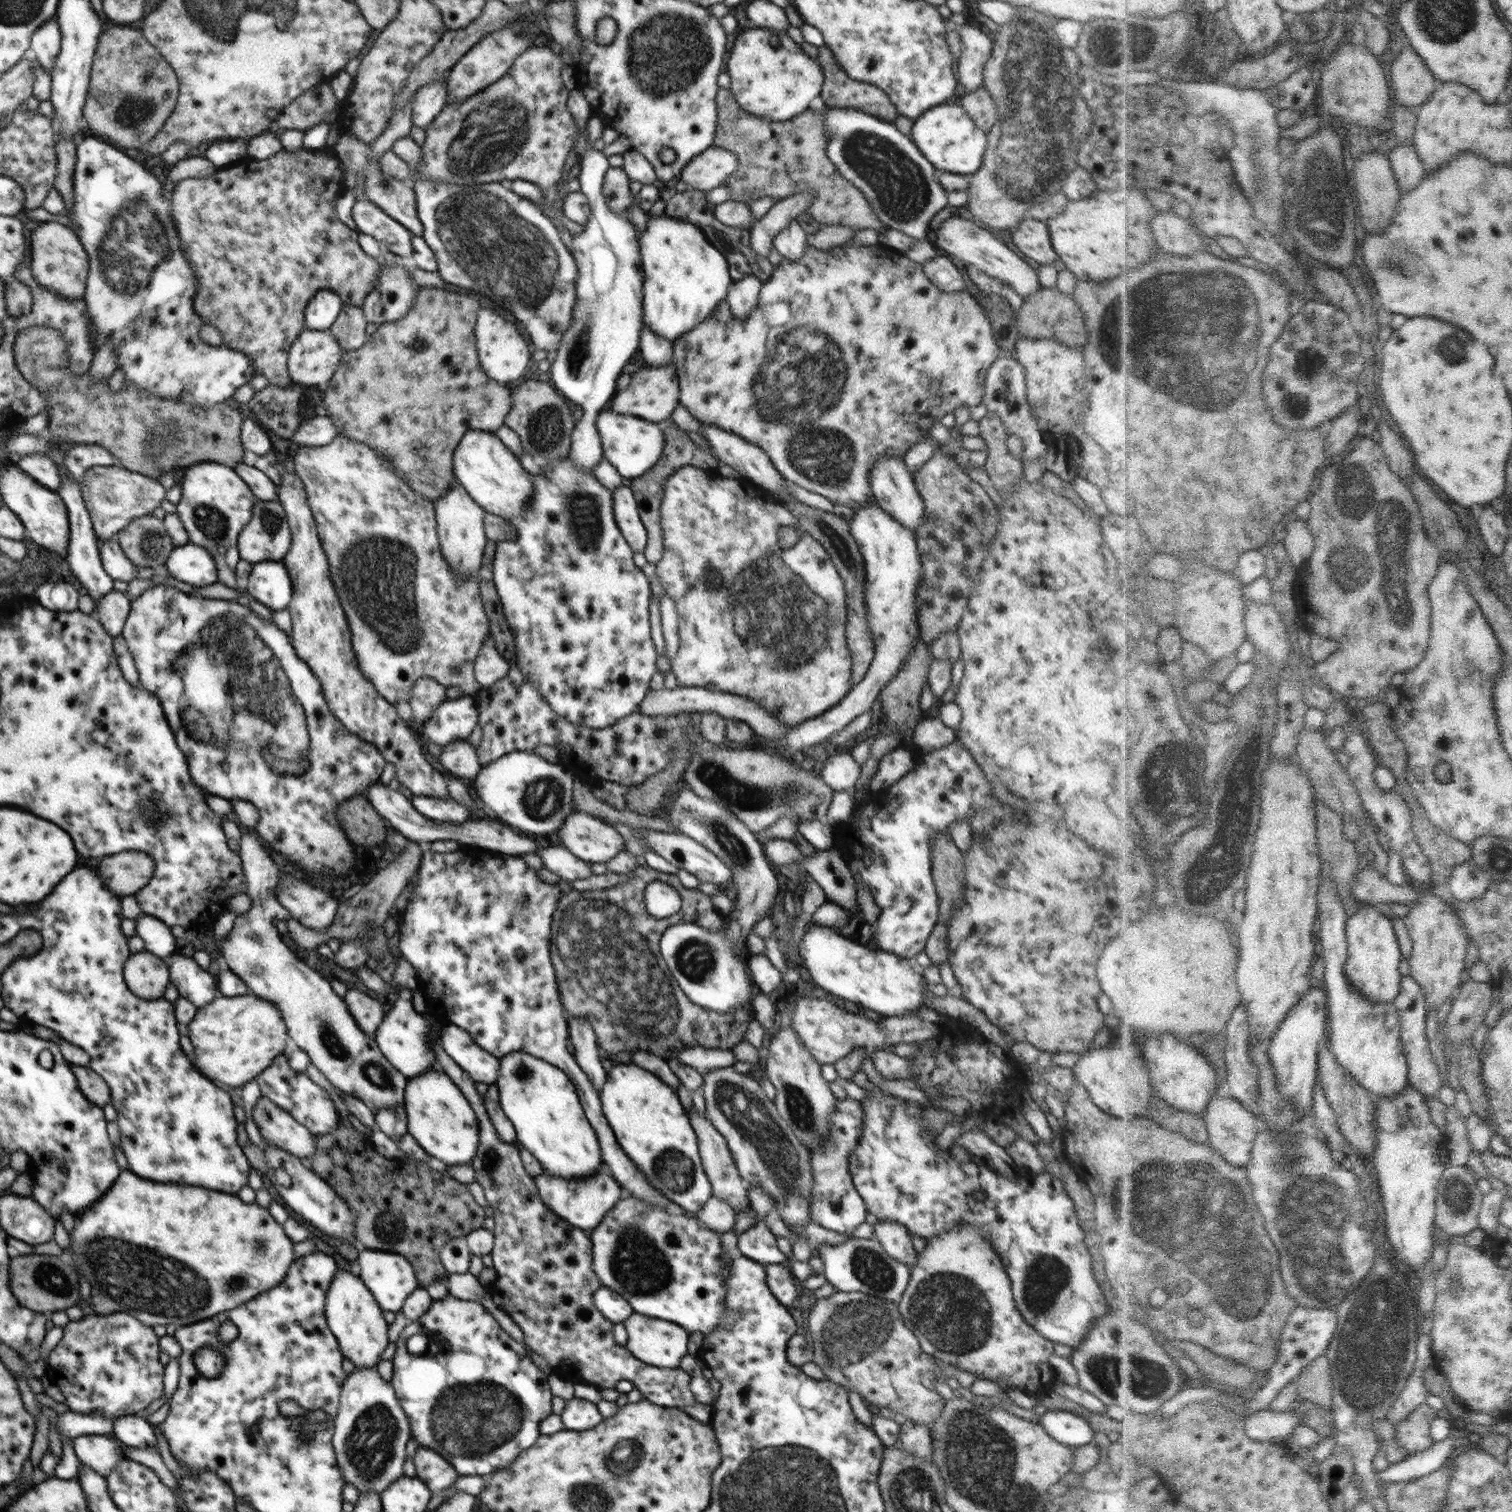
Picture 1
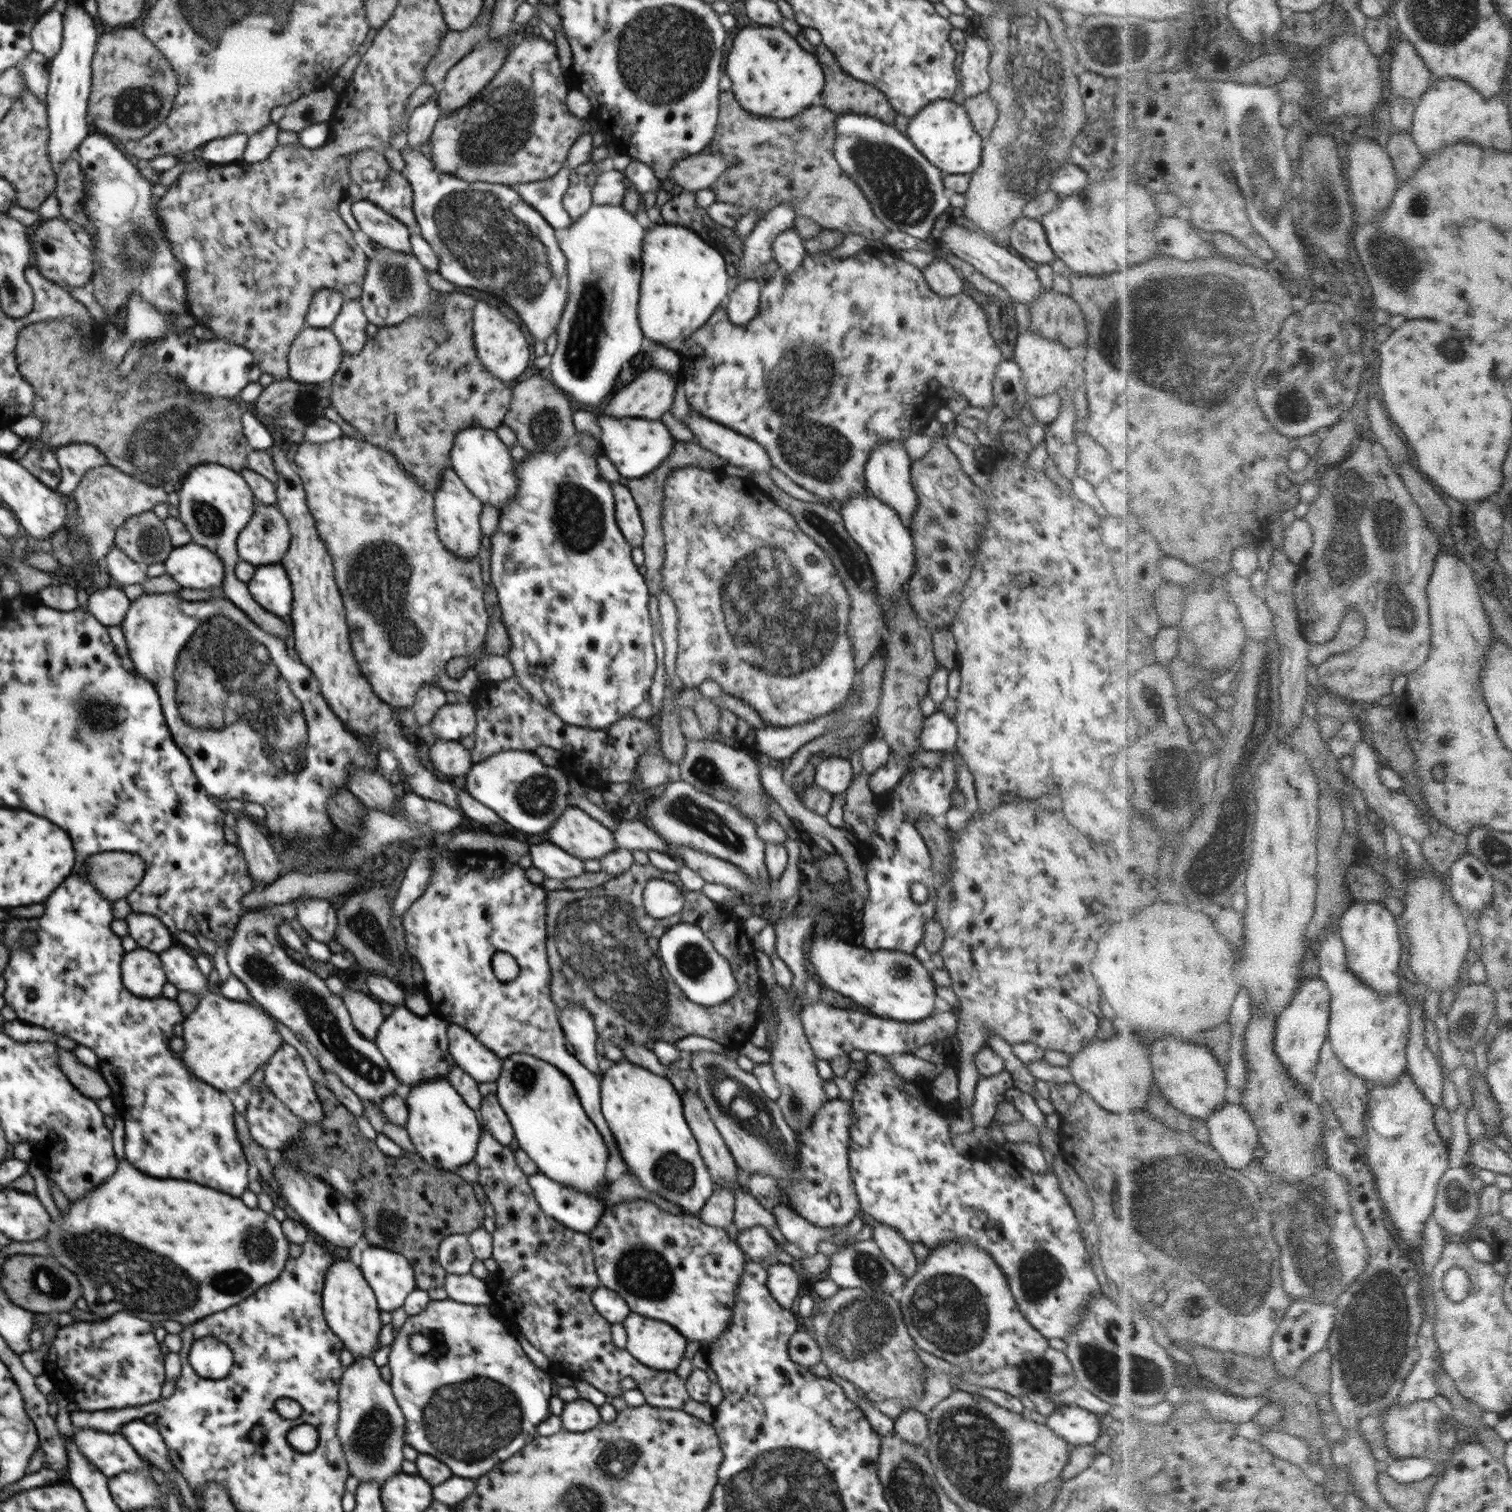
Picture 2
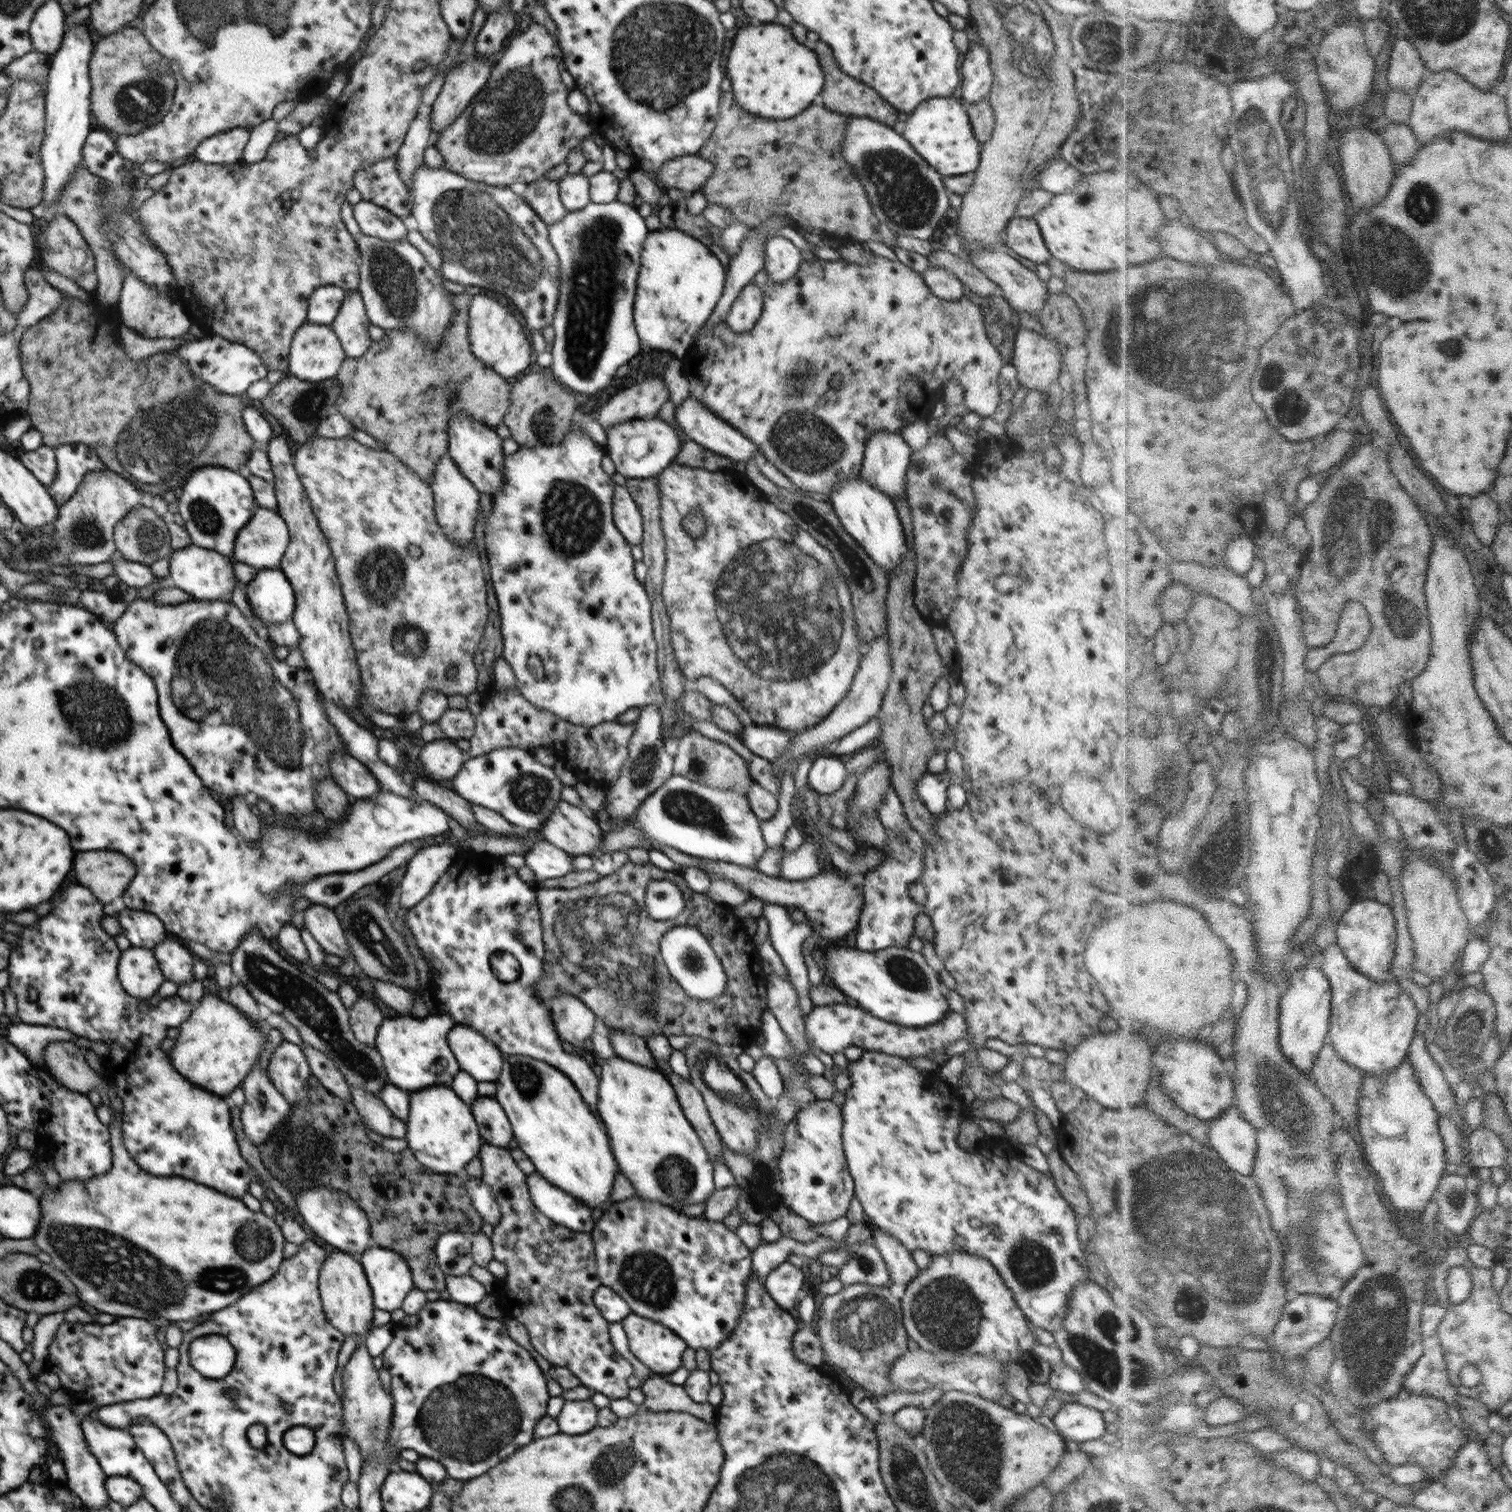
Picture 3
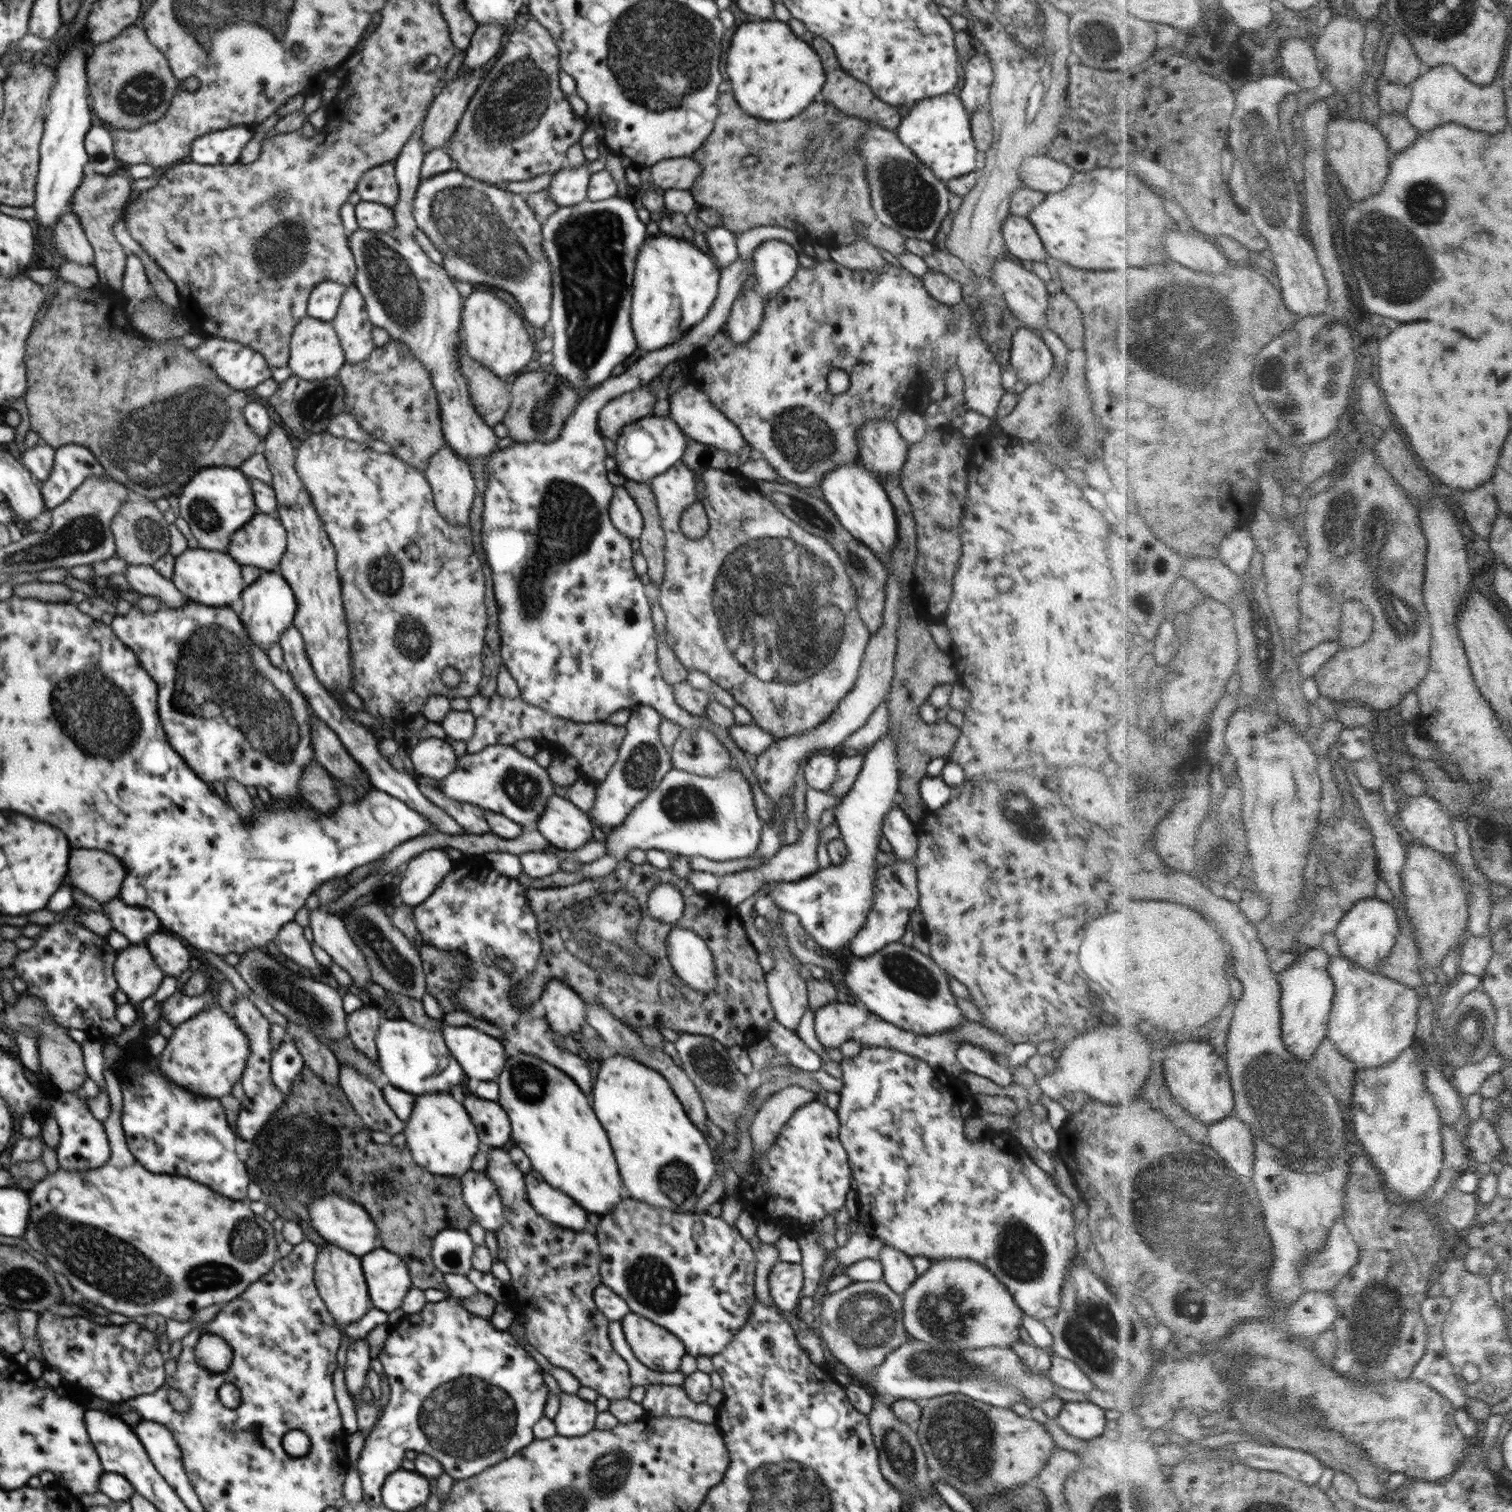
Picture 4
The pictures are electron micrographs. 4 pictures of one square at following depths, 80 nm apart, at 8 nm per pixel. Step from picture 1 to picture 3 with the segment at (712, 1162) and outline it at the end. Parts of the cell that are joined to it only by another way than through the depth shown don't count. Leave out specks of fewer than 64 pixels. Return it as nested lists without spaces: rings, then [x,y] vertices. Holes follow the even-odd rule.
[[[655,1058],[655,1063],[657,1064],[657,1069],[671,1082],[684,1116],[700,1137],[705,1151],[709,1154],[709,1159],[714,1160],[715,1158],[719,1158],[720,1160],[724,1160],[722,1156],[723,1142],[720,1136],[718,1136],[719,1132],[717,1128],[713,1125],[701,1092],[691,1081],[681,1078],[672,1070],[670,1073],[665,1072],[662,1069],[664,1060],[657,1060]]]

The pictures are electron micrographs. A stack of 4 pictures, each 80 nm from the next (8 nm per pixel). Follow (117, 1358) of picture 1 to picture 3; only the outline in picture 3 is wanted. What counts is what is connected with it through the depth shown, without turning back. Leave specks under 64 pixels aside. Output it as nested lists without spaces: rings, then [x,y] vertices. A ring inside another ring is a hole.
[[[131,1316],[109,1324],[64,1321],[48,1348],[43,1370],[59,1377],[59,1387],[84,1393],[87,1403],[98,1407],[160,1396],[166,1366],[157,1332],[148,1319]]]

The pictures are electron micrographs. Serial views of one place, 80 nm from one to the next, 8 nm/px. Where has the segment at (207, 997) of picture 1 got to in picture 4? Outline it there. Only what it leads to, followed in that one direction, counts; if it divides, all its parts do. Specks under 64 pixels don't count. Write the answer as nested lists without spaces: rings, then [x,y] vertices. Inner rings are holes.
[[[160,932],[148,937],[144,944],[165,975],[179,978],[190,966],[190,952],[181,940]]]

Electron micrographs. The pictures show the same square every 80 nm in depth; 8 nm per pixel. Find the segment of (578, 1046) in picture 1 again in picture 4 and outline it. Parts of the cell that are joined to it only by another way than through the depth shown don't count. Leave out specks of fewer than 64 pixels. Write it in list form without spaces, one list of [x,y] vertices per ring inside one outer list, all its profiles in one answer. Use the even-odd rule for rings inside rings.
[[[549,980],[544,987],[543,993],[539,998],[545,1008],[545,1019],[553,1032],[558,1032],[562,1036],[568,1036],[582,1030],[582,1025],[587,1023],[586,1003],[580,998],[580,995],[565,982],[560,980]]]

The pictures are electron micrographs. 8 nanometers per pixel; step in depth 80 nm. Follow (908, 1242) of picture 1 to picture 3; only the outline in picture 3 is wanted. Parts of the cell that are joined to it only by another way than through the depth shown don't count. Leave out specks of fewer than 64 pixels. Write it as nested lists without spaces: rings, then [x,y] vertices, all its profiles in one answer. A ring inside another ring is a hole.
[[[874,1228],[872,1238],[890,1270],[891,1284],[908,1286],[920,1272],[914,1263],[912,1253],[900,1244],[897,1238],[878,1228]]]

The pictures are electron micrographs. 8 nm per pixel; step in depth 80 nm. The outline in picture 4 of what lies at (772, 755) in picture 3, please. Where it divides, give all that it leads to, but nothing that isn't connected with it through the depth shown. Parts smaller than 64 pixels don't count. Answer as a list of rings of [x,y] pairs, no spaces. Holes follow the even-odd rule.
[[[754,722],[750,725],[735,723],[729,726],[728,733],[749,757],[766,752],[777,741],[776,737],[773,737],[767,730],[761,729]]]

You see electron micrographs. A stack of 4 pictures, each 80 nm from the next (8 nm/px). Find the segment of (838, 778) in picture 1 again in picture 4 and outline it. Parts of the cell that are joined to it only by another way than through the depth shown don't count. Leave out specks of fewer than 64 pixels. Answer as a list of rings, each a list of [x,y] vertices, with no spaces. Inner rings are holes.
[[[816,752],[803,763],[804,776],[811,795],[830,790],[837,777],[837,762],[830,755]]]

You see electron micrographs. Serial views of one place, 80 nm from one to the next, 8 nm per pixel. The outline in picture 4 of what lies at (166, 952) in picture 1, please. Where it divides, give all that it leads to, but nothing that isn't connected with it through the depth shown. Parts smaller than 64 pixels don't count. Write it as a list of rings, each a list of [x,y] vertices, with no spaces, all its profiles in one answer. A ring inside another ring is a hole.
[[[119,897],[102,902],[102,905],[113,930],[124,934],[132,945],[144,945],[150,935],[161,932],[158,917],[148,908],[130,906]]]

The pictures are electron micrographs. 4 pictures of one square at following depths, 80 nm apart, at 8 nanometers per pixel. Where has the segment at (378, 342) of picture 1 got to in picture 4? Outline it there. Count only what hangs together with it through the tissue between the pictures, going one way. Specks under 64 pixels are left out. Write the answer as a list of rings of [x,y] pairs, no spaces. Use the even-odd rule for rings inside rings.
[[[390,339],[385,346],[376,347],[366,360],[354,364],[344,363],[338,376],[346,390],[347,412],[373,438],[390,445],[391,453],[399,460],[424,472],[428,466],[428,459],[447,445],[441,427],[438,393],[432,386],[430,373],[424,368],[423,362],[417,361],[417,358],[410,354],[408,346],[404,346],[402,342]],[[463,343],[458,348],[457,362],[468,381],[468,391],[476,412],[488,426],[502,423],[511,405],[511,394],[506,390],[505,380],[492,375],[480,362],[468,356]]]

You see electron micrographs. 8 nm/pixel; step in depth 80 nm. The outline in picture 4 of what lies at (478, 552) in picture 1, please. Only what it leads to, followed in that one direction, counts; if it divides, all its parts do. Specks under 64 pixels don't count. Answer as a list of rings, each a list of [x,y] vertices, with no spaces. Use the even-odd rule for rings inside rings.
[[[448,446],[442,447],[428,460],[424,474],[430,483],[437,511],[452,526],[469,526],[469,516],[477,493],[469,463],[456,455],[456,452]]]

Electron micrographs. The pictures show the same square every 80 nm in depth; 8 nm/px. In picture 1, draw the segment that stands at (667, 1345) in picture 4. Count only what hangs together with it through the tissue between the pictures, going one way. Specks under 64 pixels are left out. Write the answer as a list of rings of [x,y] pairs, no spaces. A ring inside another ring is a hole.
[[[633,1313],[623,1323],[628,1337],[625,1348],[646,1364],[663,1369],[673,1369],[680,1366],[680,1360],[688,1353],[690,1335],[682,1328],[683,1326],[675,1322],[664,1322],[660,1318],[650,1318],[644,1314]]]

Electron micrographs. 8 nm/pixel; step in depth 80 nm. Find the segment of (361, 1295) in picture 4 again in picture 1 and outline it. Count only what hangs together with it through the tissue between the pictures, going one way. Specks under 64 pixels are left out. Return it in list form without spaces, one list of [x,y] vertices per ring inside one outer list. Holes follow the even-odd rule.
[[[341,1270],[336,1272],[336,1277],[332,1279],[328,1293],[326,1293],[324,1308],[328,1329],[338,1340],[343,1357],[354,1362],[355,1368],[377,1366],[381,1354],[390,1344],[388,1339],[389,1324],[384,1320],[383,1311],[357,1272],[354,1274]]]

